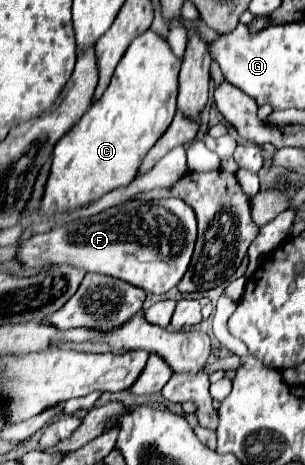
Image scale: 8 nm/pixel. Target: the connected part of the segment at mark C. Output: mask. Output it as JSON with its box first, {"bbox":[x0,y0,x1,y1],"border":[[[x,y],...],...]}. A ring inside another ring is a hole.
{"bbox":[37,29,181,221],"border":[[[151,29],[129,45],[103,97],[55,145],[51,171],[37,207],[45,221],[75,213],[135,179],[141,159],[175,117],[179,67],[181,61],[171,53],[167,41]]]}

